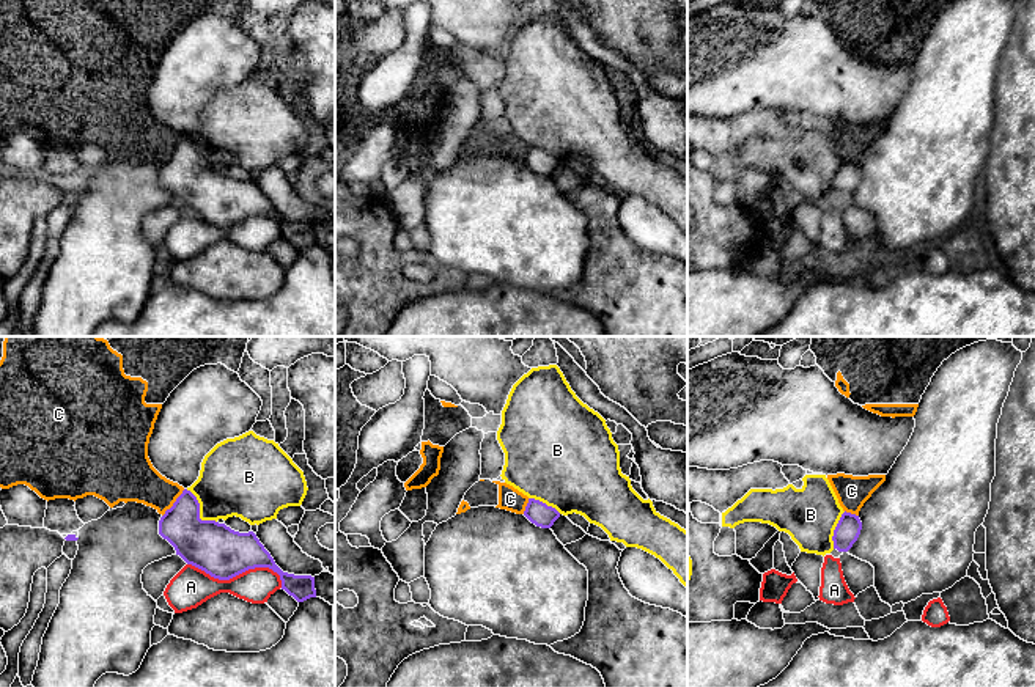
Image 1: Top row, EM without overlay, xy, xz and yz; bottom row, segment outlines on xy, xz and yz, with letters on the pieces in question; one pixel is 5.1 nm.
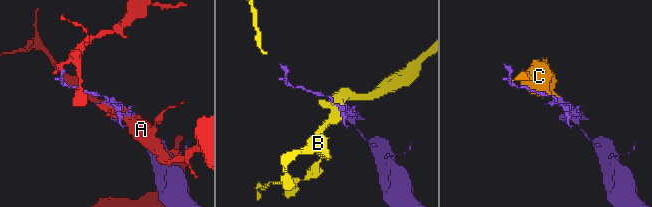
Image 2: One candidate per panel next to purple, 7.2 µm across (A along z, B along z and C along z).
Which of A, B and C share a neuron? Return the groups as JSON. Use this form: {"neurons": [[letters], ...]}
{"neurons": [["A"], ["B"], ["C"]]}

